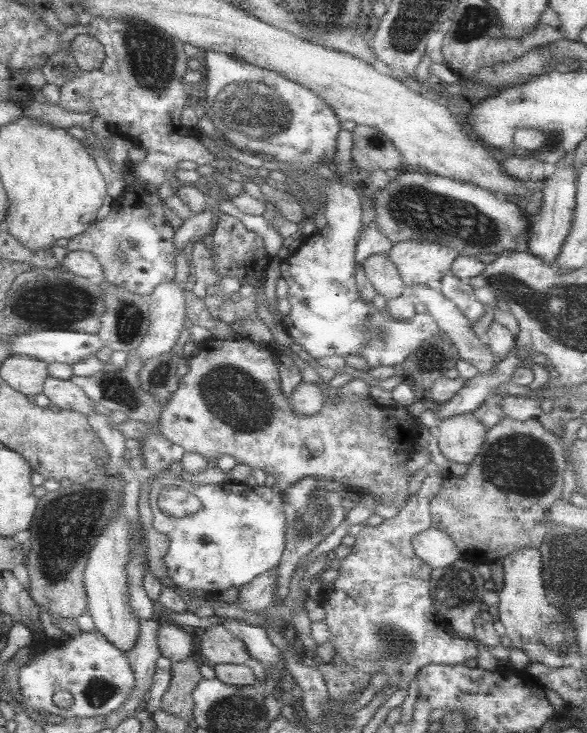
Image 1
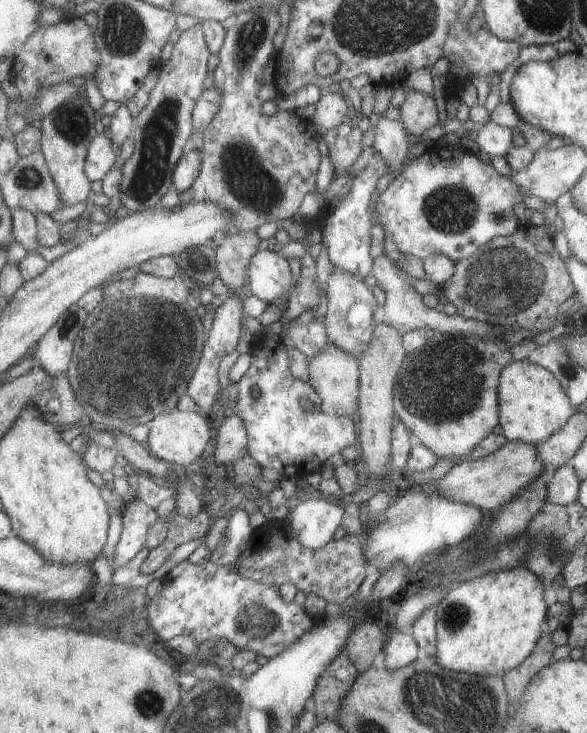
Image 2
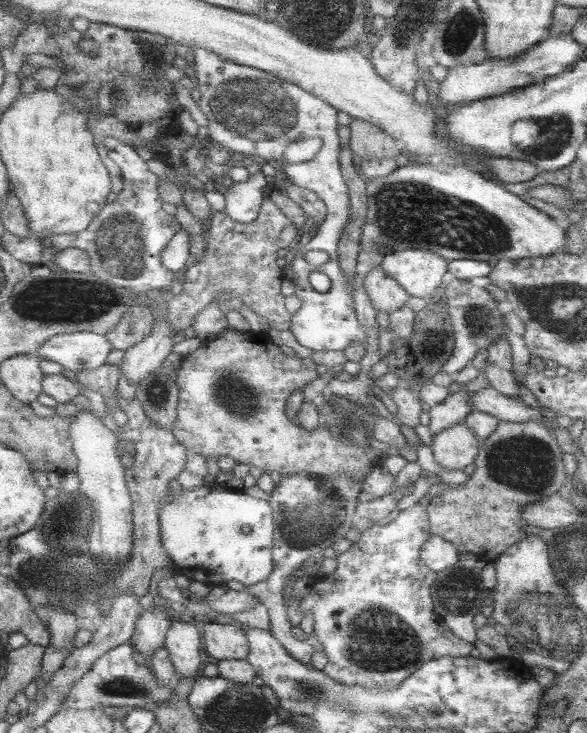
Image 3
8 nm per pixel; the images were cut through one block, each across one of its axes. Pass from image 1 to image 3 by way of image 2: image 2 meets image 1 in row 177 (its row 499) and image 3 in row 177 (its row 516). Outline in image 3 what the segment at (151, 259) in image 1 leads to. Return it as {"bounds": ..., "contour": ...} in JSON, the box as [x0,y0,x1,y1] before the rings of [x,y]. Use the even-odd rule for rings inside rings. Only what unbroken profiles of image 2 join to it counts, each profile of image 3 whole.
{"bounds":[49,138,183,296],"contour":[[[105,138],[103,146],[107,150],[107,158],[111,158],[119,170],[123,180],[123,190],[117,194],[113,204],[107,204],[93,220],[93,224],[79,234],[57,234],[49,240],[57,252],[77,248],[85,250],[93,260],[93,274],[113,286],[121,286],[143,296],[149,290],[169,290],[173,282],[177,282],[177,274],[169,270],[163,262],[163,252],[173,242],[173,238],[183,230],[177,216],[171,216],[163,210],[163,194],[161,180],[149,170],[147,160],[141,158],[135,148],[115,140]]]}

